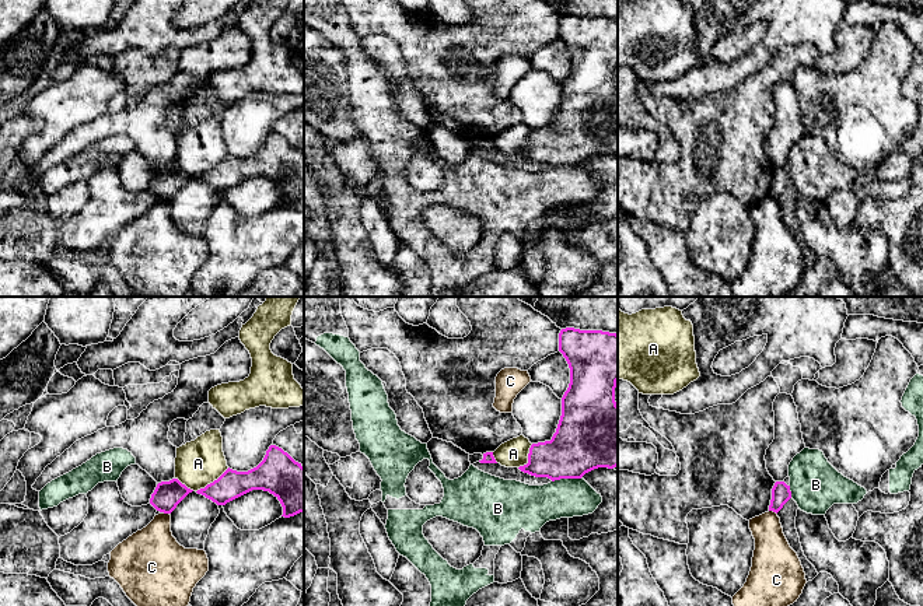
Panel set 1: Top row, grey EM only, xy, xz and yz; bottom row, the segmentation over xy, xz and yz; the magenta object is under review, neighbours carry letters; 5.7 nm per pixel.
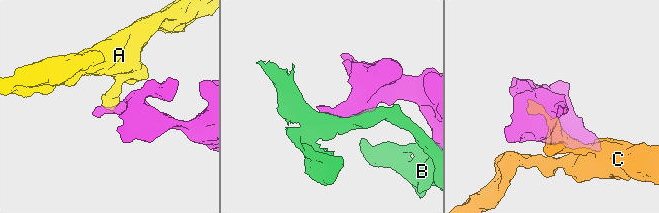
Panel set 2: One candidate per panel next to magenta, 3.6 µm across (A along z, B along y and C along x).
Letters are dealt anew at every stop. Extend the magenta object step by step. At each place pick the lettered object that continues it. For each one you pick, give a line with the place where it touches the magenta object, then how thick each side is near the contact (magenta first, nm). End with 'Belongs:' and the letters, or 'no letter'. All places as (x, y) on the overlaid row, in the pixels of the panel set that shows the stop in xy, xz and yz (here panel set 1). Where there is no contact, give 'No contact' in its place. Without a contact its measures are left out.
Belongs: no letter

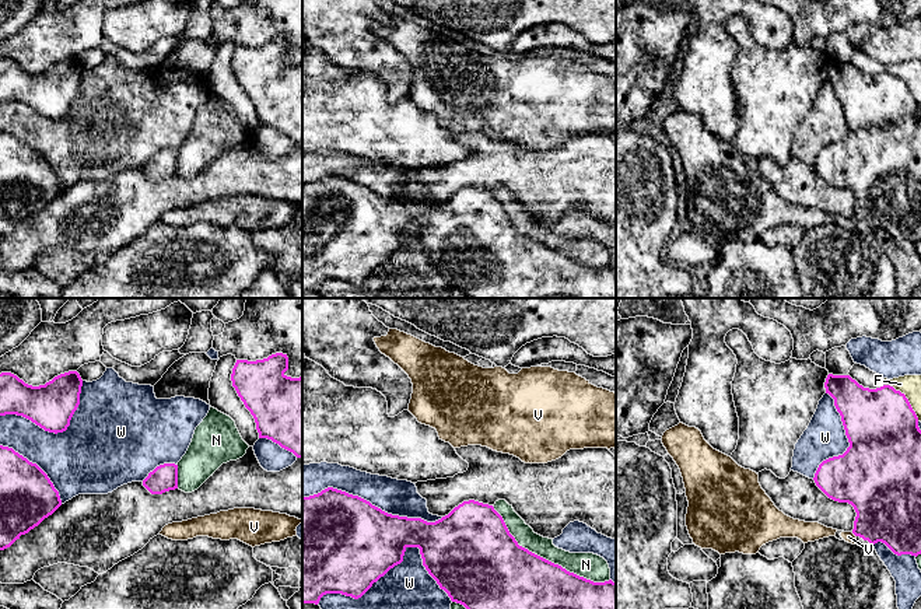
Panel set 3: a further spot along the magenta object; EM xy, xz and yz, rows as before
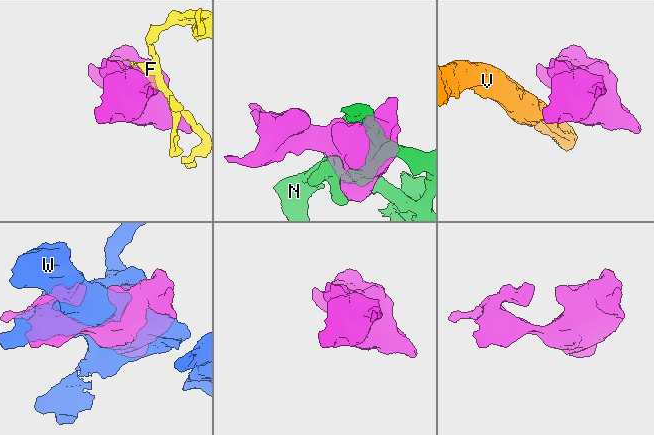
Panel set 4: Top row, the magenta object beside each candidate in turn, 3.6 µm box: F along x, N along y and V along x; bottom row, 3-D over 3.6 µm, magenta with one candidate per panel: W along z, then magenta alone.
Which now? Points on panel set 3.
V: Touches magenta at yz (854, 534). Thickness 380 nm (magenta) against 60 nm
Belongs: V

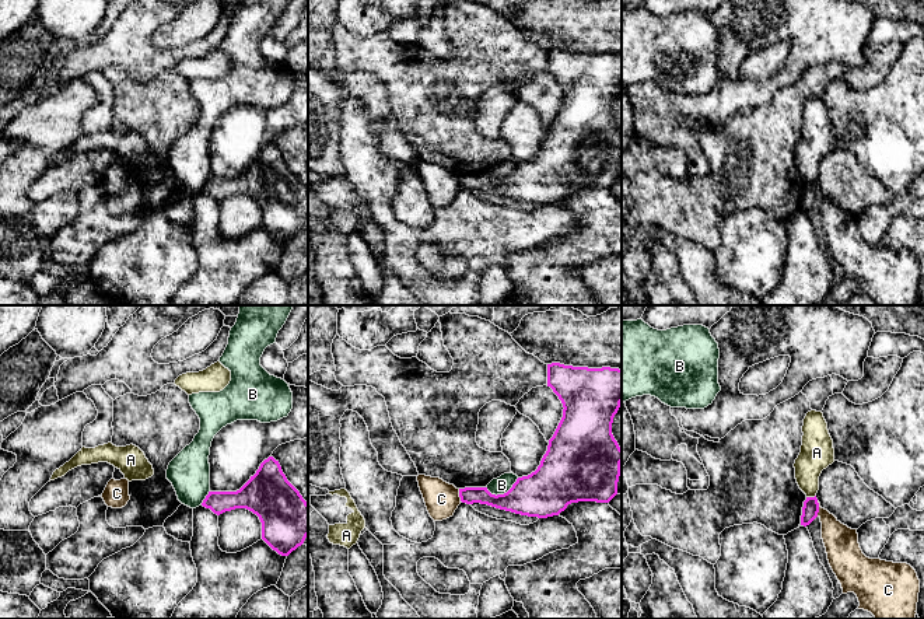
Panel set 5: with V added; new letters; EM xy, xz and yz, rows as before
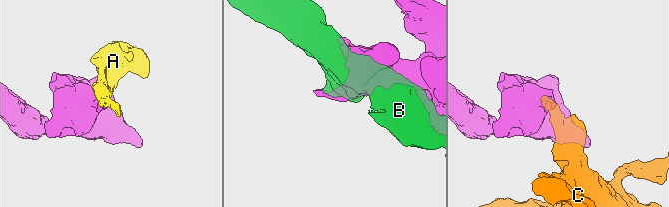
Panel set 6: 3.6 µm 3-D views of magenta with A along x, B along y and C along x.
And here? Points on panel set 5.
Belongs: no letter

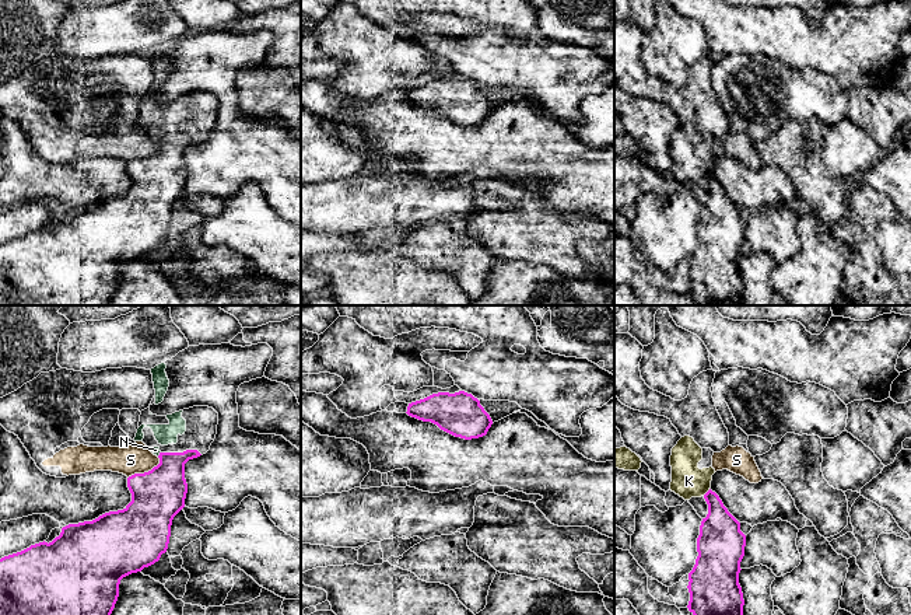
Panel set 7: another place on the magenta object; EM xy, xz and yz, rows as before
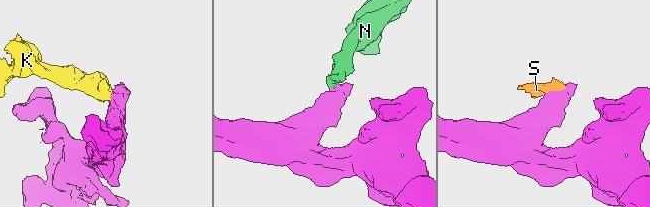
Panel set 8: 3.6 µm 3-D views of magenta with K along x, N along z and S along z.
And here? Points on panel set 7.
N: Touches magenta at xy (160, 454). Thickness 300 nm (magenta) against 50 nm
Belongs: N

